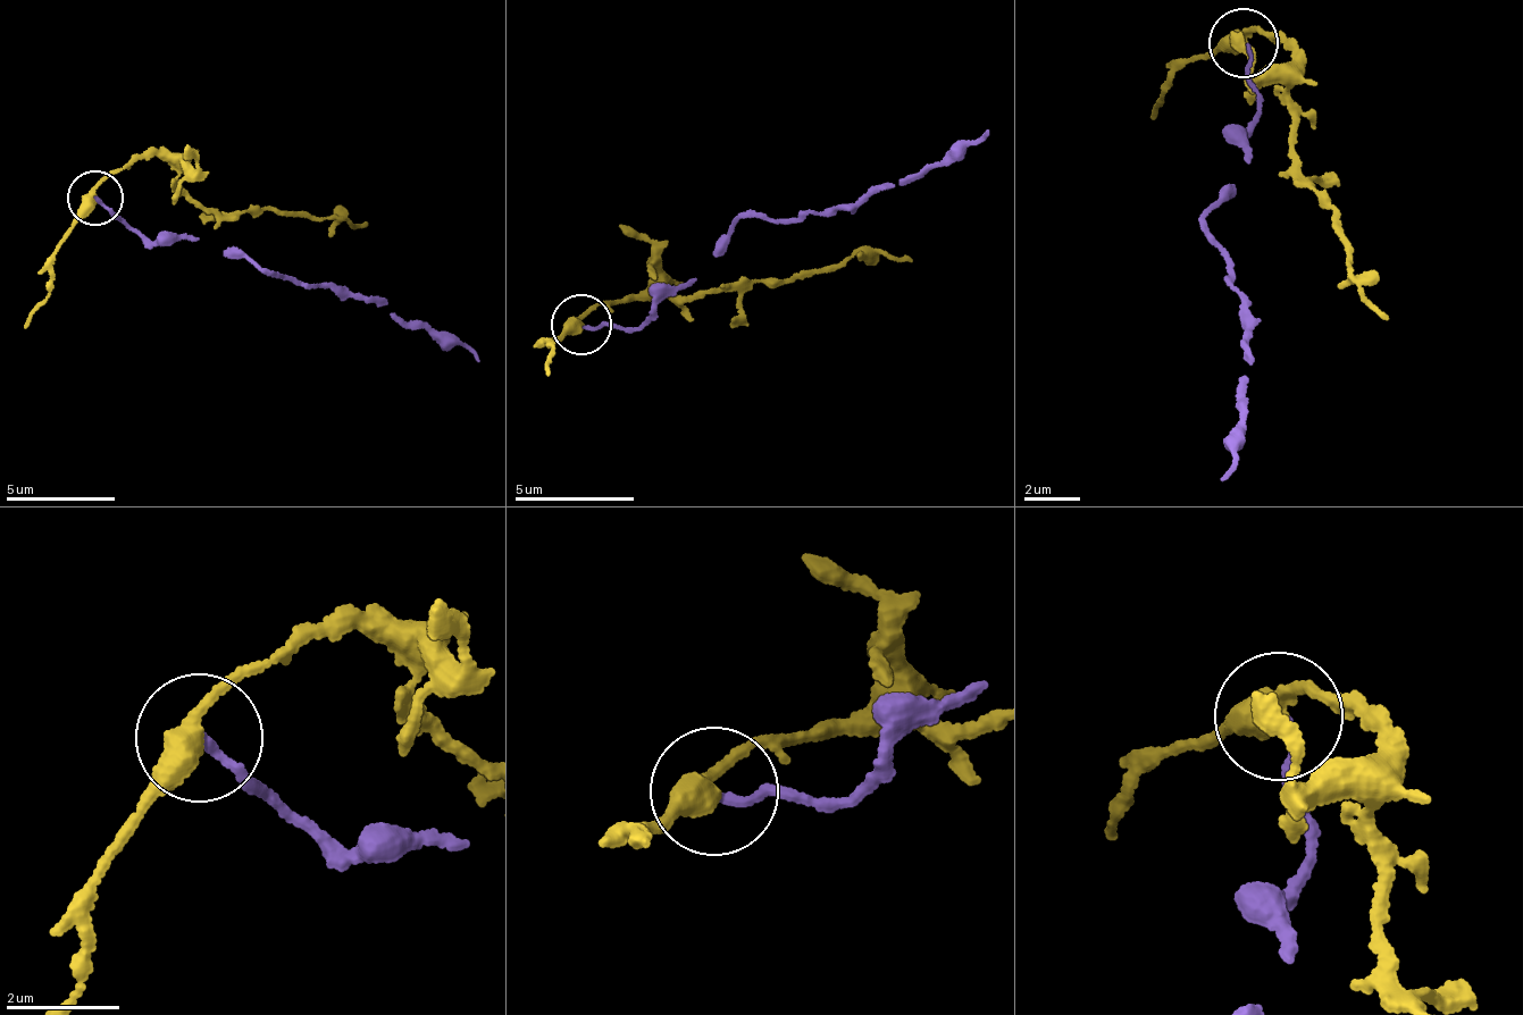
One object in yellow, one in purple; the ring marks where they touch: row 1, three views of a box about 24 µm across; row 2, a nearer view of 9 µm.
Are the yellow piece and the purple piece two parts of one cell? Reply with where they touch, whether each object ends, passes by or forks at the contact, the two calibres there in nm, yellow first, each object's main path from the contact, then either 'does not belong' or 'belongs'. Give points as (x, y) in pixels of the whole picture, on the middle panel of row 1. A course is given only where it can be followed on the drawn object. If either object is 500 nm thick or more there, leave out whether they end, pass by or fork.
(582, 324) | yellow passes by | purple ends | 400/140 nm | yellow via (579, 325), (594, 308), (633, 293), (699, 299), (736, 286), (797, 278), (879, 251), (914, 262) | purple via (579, 325), (647, 321), (694, 277), (731, 227), (844, 207), (927, 172), (989, 132) | does not belong

